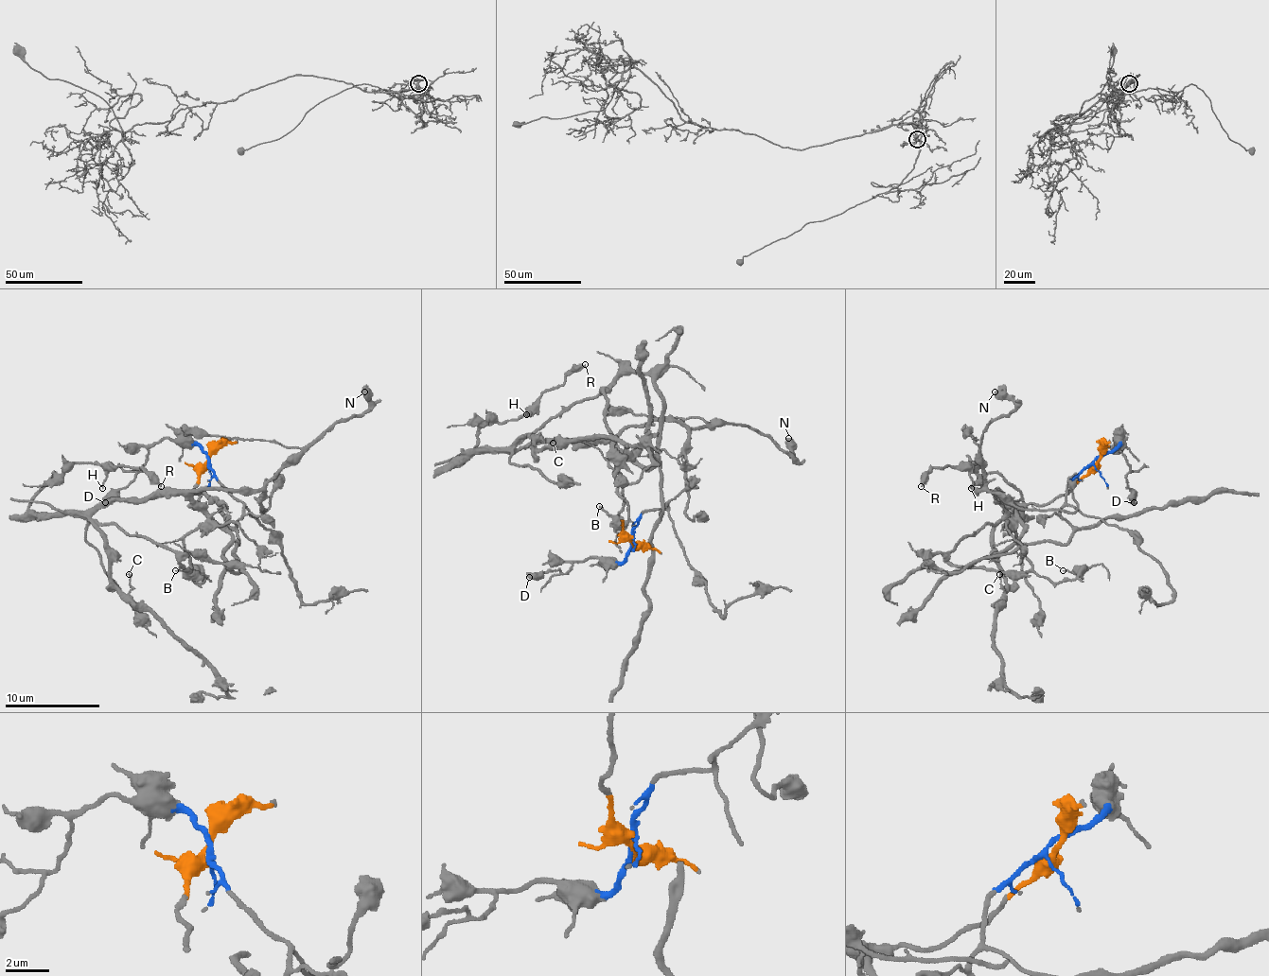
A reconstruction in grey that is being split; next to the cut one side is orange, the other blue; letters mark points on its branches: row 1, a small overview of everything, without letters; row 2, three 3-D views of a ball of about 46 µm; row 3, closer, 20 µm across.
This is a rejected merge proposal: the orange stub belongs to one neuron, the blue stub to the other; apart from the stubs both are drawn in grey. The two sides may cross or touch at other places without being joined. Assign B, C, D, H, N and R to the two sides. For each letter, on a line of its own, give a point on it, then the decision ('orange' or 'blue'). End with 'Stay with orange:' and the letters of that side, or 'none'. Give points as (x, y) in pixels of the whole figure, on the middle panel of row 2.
B: (599, 506) | blue
C: (553, 443) | orange
D: (529, 577) | blue
H: (526, 414) | orange
N: (788, 438) | orange
R: (585, 364) | orange
Stay with orange: C, H, N, R

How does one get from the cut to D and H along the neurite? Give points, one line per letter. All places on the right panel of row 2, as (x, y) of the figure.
D: (1097, 459), (1108, 454), (1118, 444), (1116, 438), (1130, 468), (1128, 485), (1135, 502)
H: (1099, 459), (1044, 504), (1009, 504), (998, 495), (1011, 514), (1023, 495), (1001, 476), (975, 463), (970, 488)

